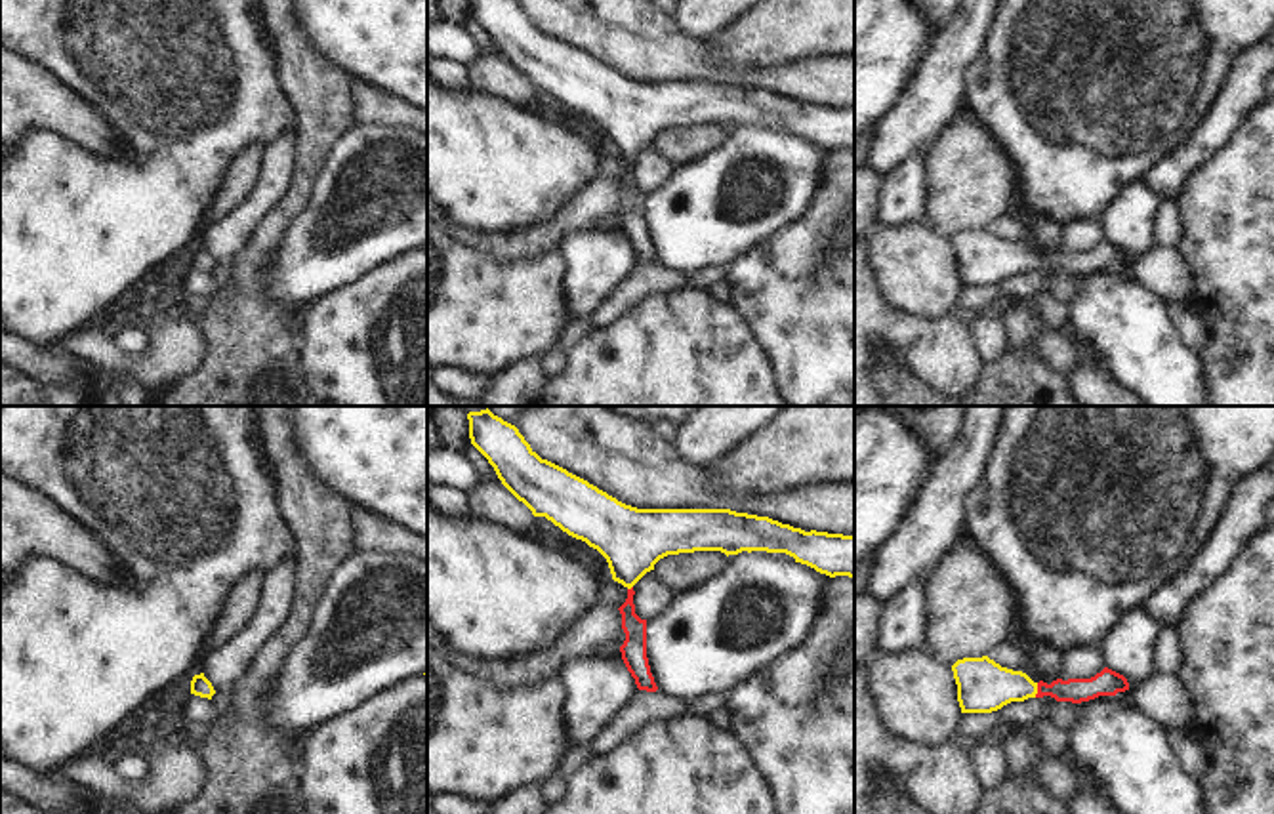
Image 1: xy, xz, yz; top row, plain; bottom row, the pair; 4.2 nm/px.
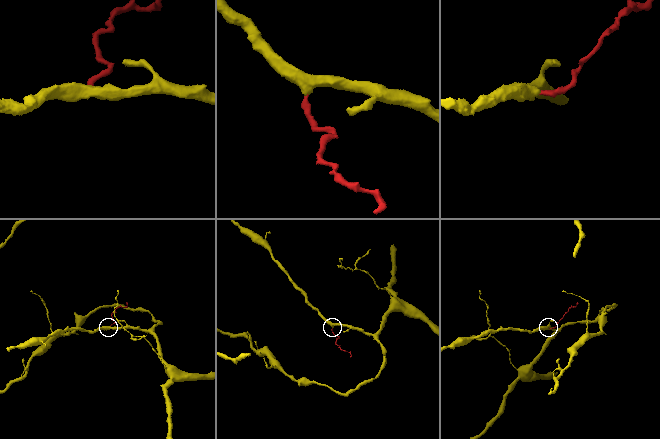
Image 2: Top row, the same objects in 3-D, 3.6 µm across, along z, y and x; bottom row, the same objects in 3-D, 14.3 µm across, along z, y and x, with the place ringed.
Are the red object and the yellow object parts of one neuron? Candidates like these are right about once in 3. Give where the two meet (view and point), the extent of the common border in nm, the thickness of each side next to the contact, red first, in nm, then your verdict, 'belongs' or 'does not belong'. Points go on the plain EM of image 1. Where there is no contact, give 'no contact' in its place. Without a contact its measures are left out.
contact yz (1038, 264); length 70 nm; calibres 110 and 220 nm; belongs

